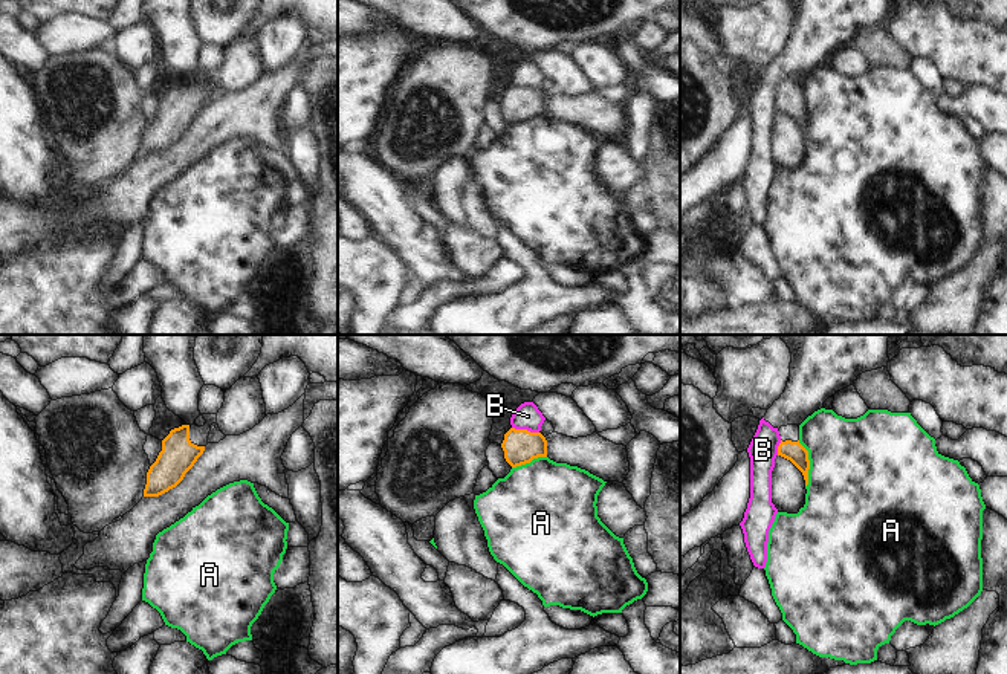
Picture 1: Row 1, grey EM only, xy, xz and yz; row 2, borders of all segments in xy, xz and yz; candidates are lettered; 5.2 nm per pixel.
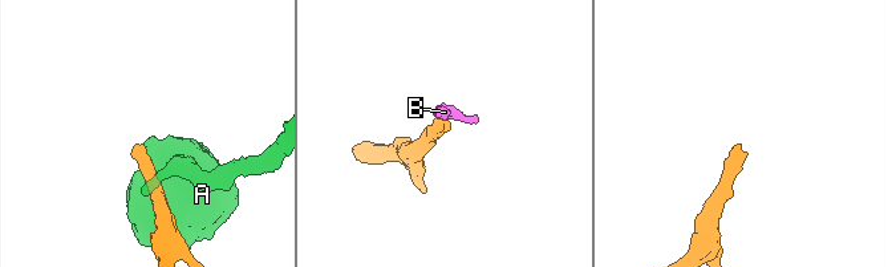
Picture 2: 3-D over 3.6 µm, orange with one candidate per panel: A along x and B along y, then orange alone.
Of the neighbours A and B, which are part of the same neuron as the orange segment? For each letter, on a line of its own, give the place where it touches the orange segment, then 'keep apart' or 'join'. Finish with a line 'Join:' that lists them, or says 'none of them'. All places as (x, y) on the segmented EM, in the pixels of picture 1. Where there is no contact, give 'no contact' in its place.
A: contact yz (809, 463); keep apart
B: contact xz (526, 430); keep apart
Join: none of them

